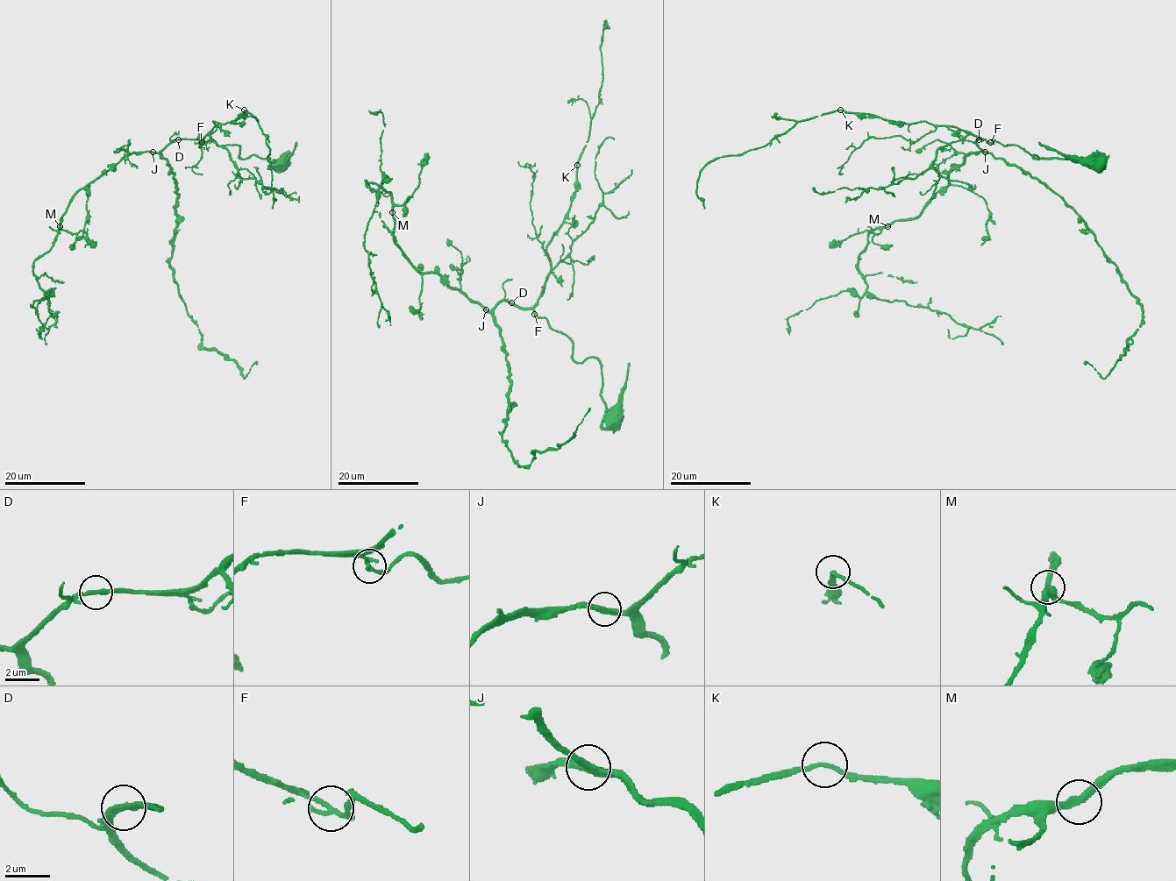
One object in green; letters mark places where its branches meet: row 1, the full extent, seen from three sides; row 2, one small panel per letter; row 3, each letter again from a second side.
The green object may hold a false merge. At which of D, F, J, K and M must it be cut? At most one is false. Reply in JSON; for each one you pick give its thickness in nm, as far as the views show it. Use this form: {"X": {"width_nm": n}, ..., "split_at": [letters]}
{"split_at": []}

